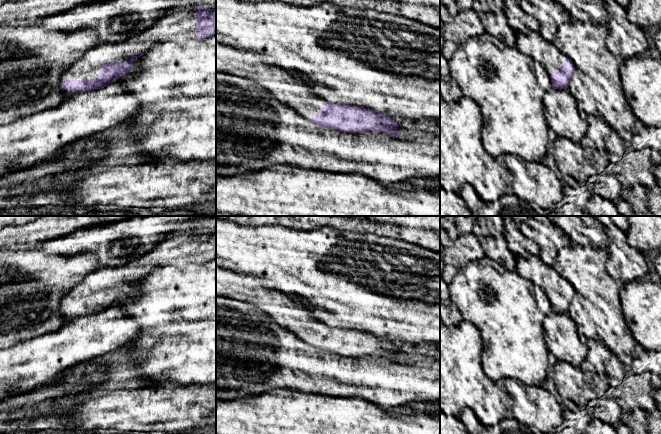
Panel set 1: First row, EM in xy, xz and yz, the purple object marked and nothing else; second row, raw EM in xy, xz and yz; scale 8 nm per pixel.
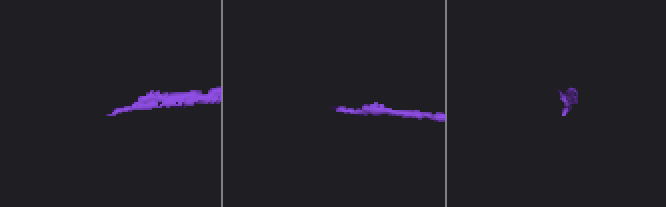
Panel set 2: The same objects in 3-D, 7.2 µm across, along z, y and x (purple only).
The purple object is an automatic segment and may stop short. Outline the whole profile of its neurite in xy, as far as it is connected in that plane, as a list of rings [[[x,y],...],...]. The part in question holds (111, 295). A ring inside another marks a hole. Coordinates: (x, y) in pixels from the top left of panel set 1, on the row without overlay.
[[[158,243],[154,249],[141,257],[120,267],[100,267],[89,272],[81,283],[78,283],[60,300],[60,312],[66,322],[81,316],[91,315],[110,310],[123,299],[134,294],[133,286],[148,276],[154,269],[166,266],[171,261],[169,244]]]

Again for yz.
[[[516,256],[516,272],[533,286],[539,286],[549,297],[554,313],[567,313],[575,296],[573,286],[544,263],[539,256],[529,258]]]

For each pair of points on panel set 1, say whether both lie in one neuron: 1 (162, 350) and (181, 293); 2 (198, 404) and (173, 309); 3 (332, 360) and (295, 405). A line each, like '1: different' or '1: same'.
1: same
2: different
3: different

